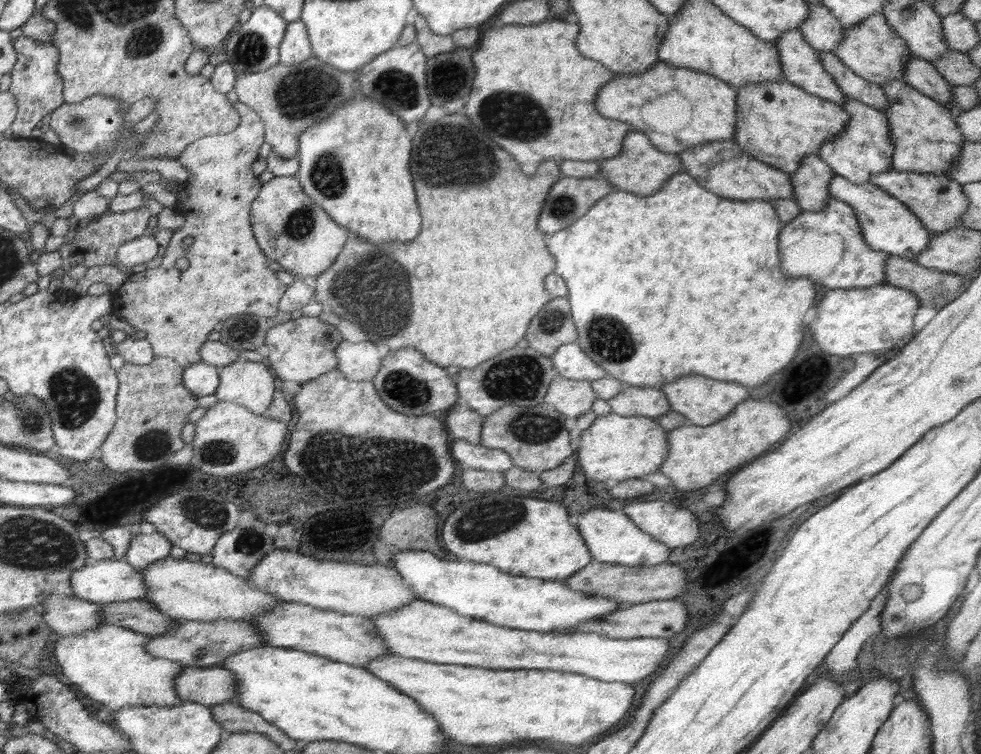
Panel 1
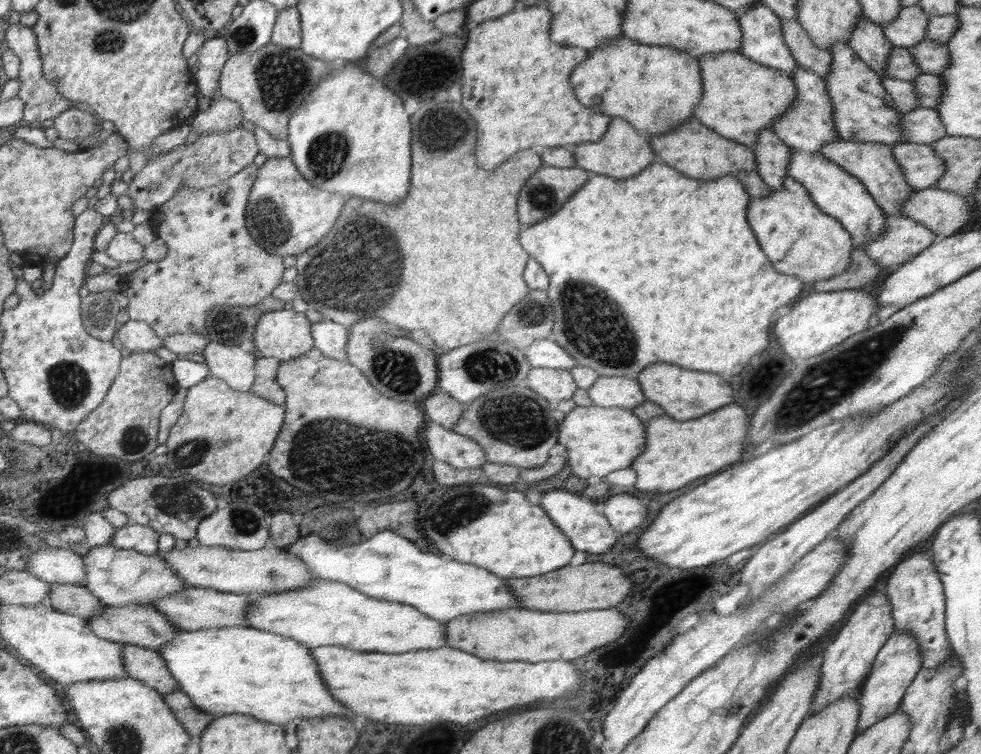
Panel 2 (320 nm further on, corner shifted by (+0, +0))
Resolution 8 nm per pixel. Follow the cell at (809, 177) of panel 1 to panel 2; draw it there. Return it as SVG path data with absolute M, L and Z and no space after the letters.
M772 130L759 134L758 144L752 144L758 161L759 177L772 189L783 188L792 149L775 136Z

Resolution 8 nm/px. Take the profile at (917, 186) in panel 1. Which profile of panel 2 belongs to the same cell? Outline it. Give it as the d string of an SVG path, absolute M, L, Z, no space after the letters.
M838 138L823 144L819 150L828 160L841 166L846 172L855 176L872 195L874 202L888 215L900 215L901 204L911 195L916 188L906 184L900 165L893 158L891 146L884 143L850 142Z

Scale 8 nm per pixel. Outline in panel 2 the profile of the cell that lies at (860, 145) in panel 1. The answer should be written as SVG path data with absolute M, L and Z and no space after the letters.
M798 67L788 75L796 87L796 98L793 103L772 124L771 130L783 143L794 150L805 153L820 153L820 147L830 141L836 141L840 135L832 120L833 108L829 97L825 80L814 72L808 72Z

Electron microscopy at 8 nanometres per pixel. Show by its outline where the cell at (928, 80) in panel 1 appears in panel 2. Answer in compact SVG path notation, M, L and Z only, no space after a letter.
M863 15L860 16L854 24L847 45L862 62L884 78L888 66L888 53L891 53L894 46L884 37L884 30L880 25L866 19Z

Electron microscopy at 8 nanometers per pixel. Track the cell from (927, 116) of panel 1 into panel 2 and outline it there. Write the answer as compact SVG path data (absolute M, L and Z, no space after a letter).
M835 42L828 51L832 55L832 70L823 79L831 98L832 120L840 139L884 143L891 147L904 143L904 129L899 125L903 113L893 107L892 99L881 82L882 76L862 62L846 43Z

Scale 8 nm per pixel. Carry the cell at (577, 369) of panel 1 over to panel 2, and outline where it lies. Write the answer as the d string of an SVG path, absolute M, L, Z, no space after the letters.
M550 337L534 342L525 348L523 353L534 368L546 367L570 371L578 365L575 358Z

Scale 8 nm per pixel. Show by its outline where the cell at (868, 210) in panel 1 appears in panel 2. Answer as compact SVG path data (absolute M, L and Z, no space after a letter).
M791 148L791 159L787 166L787 176L801 182L808 189L811 199L824 214L829 214L842 223L852 235L855 248L874 241L883 233L888 214L874 202L872 195L855 176L846 172L822 153L805 153Z

